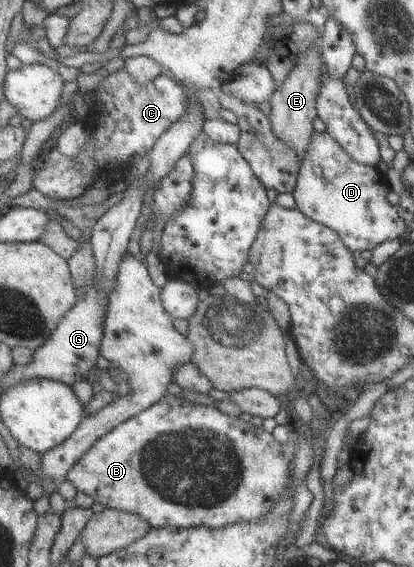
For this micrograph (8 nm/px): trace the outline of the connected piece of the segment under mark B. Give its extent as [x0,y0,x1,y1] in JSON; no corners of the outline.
[66,394,296,529]

